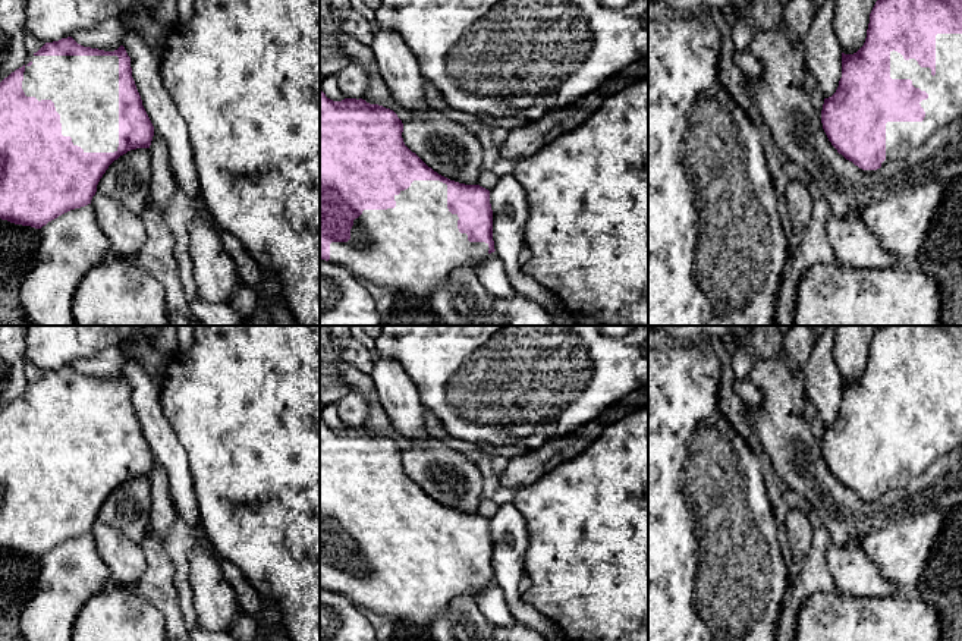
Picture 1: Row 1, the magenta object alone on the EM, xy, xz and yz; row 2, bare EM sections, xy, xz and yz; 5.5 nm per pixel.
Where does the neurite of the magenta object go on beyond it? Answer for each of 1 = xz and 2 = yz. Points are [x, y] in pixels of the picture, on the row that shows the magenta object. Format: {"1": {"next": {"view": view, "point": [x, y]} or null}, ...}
{"1": {"next": {"view": "xz", "point": [412, 248]}}, "2": {"next": {"view": "yz", "point": [943, 104]}}}

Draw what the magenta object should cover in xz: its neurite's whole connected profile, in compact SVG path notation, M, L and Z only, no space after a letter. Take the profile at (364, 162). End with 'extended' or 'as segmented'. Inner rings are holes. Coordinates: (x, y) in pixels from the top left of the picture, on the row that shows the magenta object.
M320 88L320 260L345 265L359 280L371 282L389 292L430 299L455 268L477 267L488 254L496 251L490 191L480 185L465 185L438 175L405 145L402 132L403 123L393 110L370 104L362 98L333 101Z | extended

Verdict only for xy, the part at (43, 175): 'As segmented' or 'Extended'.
Extended

